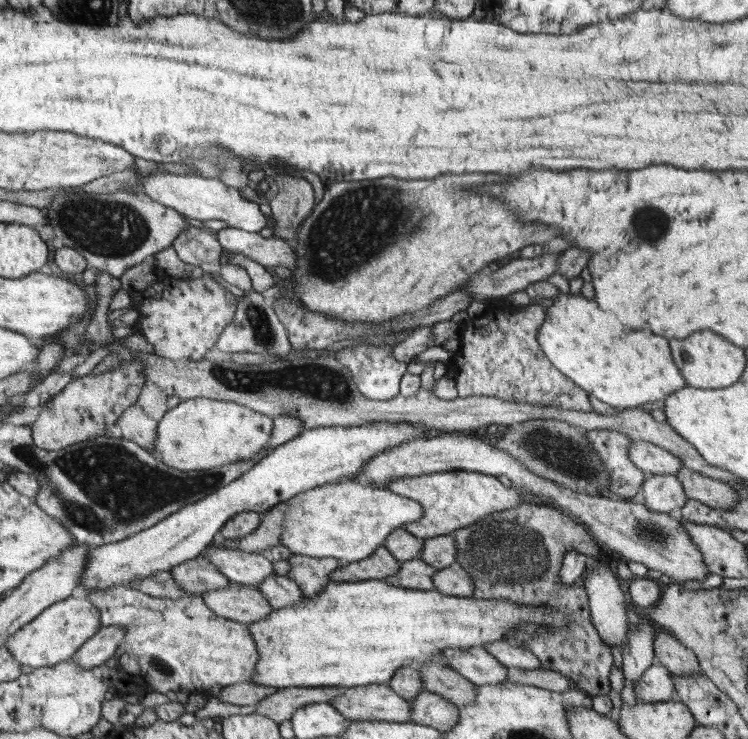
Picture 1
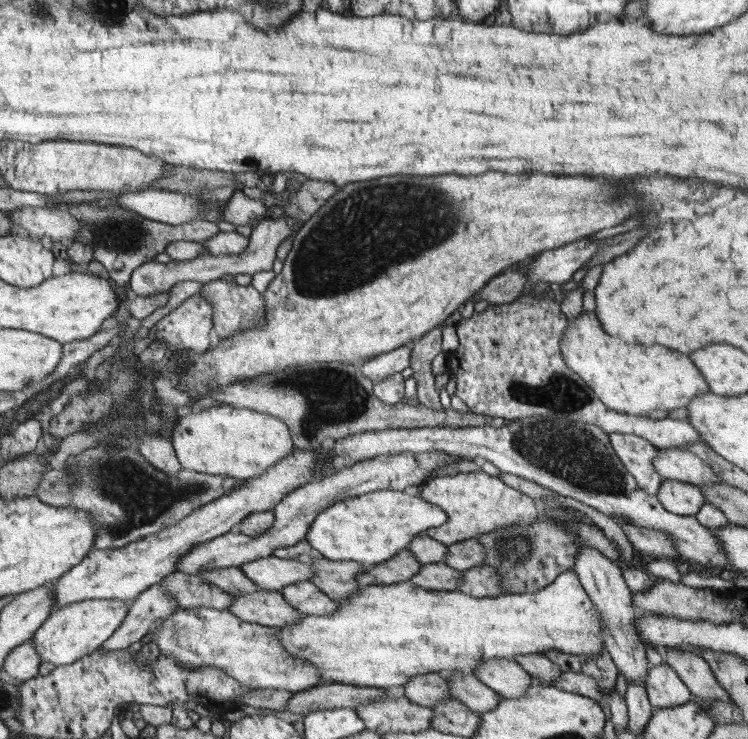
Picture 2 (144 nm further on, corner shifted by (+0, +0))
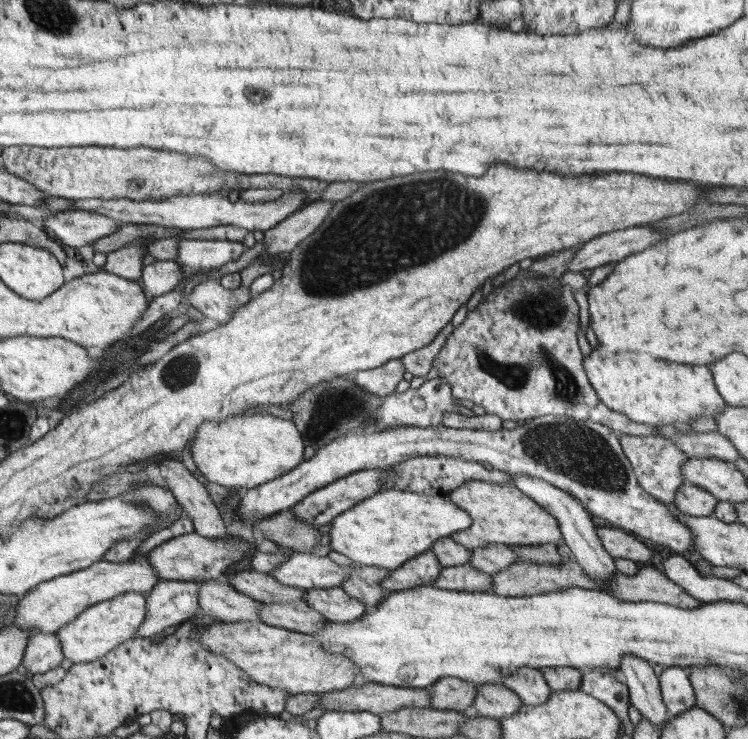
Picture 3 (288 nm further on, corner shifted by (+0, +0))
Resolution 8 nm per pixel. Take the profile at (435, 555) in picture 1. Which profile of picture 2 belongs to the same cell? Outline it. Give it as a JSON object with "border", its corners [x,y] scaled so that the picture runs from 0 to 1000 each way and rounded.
{"border":[[[619,731],[611,736],[598,736],[598,752],[592,758],[592,763],[622,774],[627,769],[643,766],[651,755],[651,744],[643,739],[643,733],[638,731]]]}

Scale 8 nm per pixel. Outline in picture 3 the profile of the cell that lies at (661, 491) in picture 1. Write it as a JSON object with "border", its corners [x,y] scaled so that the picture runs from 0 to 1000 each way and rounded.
{"border":[[[918,655],[918,658],[910,658],[910,660],[905,663],[897,685],[900,685],[905,693],[916,696],[916,698],[929,698],[929,701],[945,698],[945,701],[951,701],[953,690],[956,690],[956,685],[959,685],[959,677],[956,677],[948,666]]]}

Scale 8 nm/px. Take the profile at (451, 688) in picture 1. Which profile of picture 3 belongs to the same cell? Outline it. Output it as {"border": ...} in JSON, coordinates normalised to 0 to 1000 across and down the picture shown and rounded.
{"border":[[[640,926],[638,942],[630,955],[630,966],[640,972],[656,972],[670,974],[678,969],[686,969],[699,955],[699,947],[670,926]]]}

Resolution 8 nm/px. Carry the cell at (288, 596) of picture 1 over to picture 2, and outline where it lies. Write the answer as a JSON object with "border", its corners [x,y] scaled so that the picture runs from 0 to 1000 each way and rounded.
{"border":[[[408,785],[397,790],[384,790],[384,796],[376,798],[376,809],[405,834],[440,834],[453,820],[453,815],[440,812],[440,806],[426,801],[418,788]]]}

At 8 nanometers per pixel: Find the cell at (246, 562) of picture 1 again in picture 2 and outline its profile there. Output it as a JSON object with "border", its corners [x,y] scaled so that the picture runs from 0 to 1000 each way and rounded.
{"border":[[[346,755],[336,758],[325,766],[320,766],[328,779],[333,779],[352,801],[376,801],[384,796],[384,790],[397,790],[397,788],[413,788],[421,777],[418,763],[402,763],[397,755]]]}

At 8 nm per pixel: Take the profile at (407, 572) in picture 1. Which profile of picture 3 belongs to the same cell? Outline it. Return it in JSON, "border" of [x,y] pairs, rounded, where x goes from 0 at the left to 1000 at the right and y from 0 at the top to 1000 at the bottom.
{"border":[[[600,766],[592,769],[584,785],[579,788],[579,796],[587,798],[603,798],[603,801],[638,801],[651,804],[656,796],[659,782],[632,766]]]}

